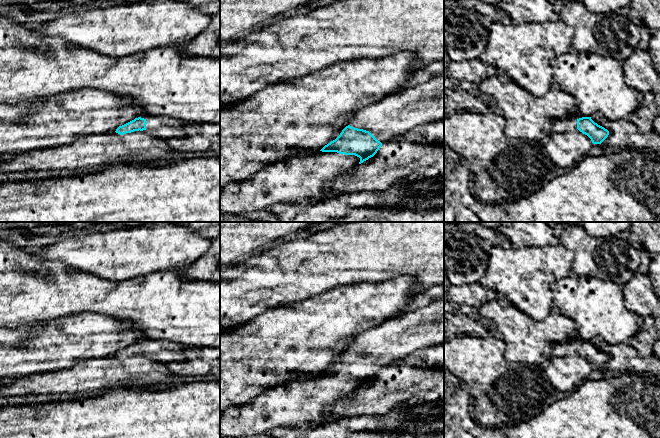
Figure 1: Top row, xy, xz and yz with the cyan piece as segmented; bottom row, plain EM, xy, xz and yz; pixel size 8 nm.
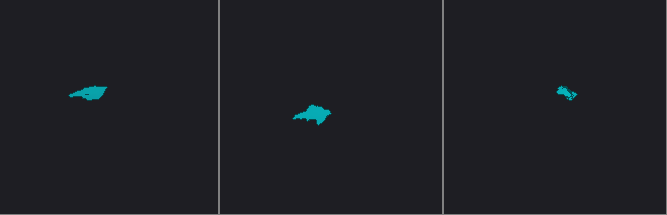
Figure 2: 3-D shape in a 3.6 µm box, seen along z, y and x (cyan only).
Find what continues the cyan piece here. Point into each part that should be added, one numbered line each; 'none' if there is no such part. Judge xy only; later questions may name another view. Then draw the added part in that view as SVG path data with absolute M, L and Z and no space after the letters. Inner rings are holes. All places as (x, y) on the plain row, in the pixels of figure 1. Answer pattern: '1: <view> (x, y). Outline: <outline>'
1: xy (166, 354). Outline: M162 344L155 348L146 348L146 356L155 362L169 365L185 360L185 348L181 345Z

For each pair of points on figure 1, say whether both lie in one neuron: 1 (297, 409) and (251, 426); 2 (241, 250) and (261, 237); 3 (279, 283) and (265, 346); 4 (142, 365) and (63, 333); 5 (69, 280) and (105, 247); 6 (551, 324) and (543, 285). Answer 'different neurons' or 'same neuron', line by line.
1: same neuron
2: same neuron
3: different neurons
4: different neurons
5: different neurons
6: different neurons

